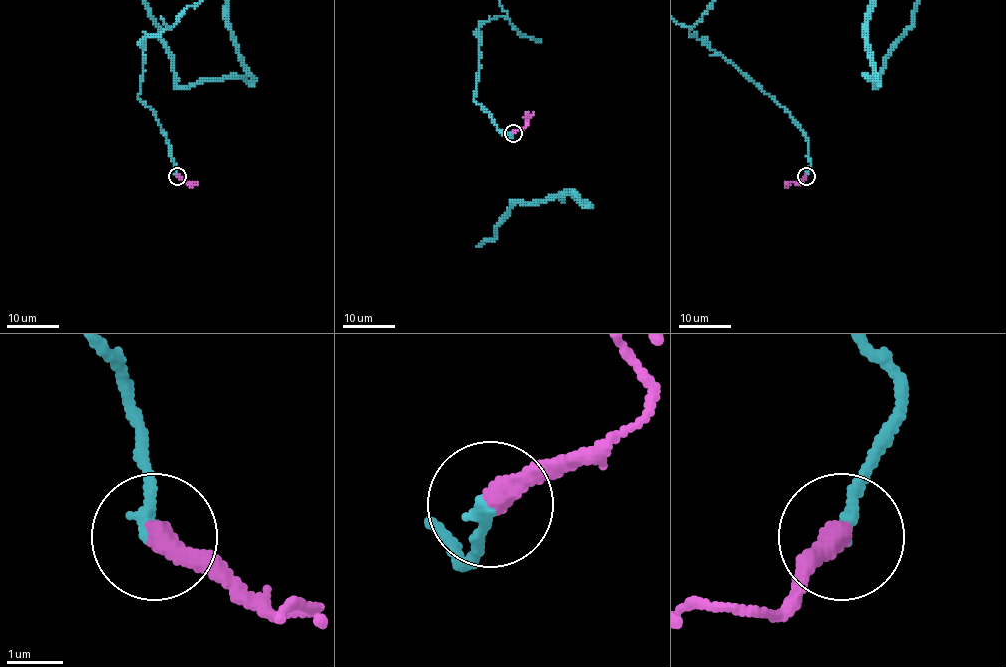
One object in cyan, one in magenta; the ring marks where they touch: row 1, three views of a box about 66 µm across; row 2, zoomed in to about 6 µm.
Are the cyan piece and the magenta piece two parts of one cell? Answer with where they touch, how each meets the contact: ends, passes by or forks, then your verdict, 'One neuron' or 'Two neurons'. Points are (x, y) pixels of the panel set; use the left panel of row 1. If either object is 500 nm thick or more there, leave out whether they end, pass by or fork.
Place: (177, 176). At the ring cyan ends. At the ring magenta ends. One neuron

